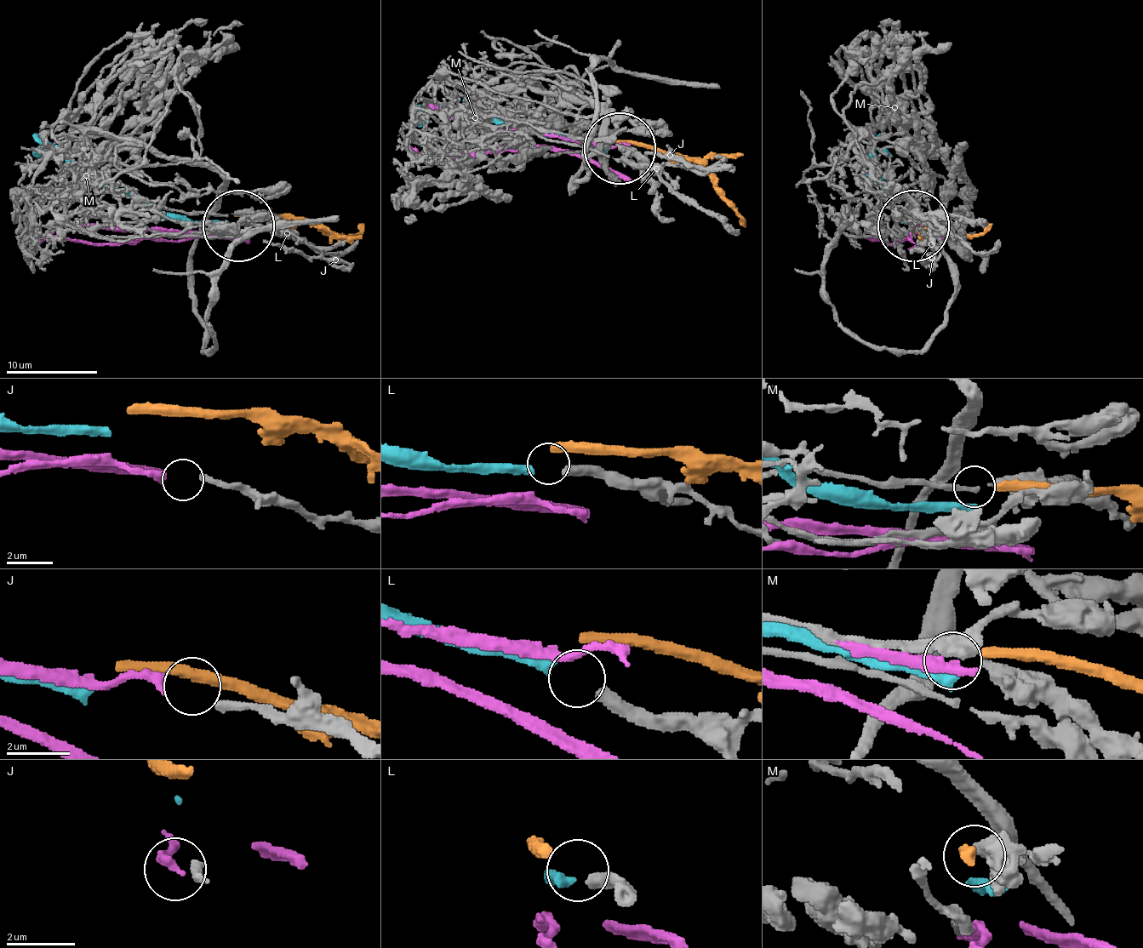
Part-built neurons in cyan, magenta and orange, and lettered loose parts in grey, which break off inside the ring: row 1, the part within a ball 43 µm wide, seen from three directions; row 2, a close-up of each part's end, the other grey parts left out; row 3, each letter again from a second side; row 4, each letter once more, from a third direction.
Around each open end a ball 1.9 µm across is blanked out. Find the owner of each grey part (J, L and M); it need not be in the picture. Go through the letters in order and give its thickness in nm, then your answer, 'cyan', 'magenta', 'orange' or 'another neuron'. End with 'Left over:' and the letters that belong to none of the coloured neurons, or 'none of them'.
J: 240 nm | magenta
L: 400 nm | cyan
M: 420 nm | another neuron
Left over: M

